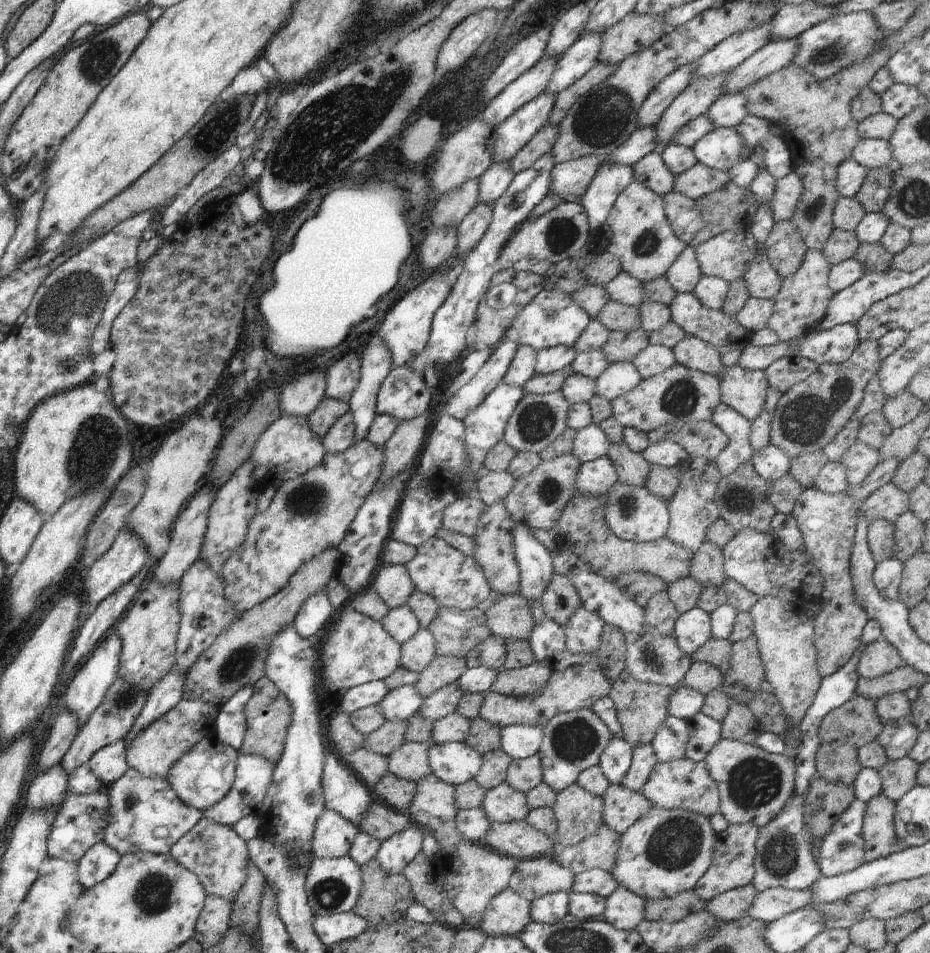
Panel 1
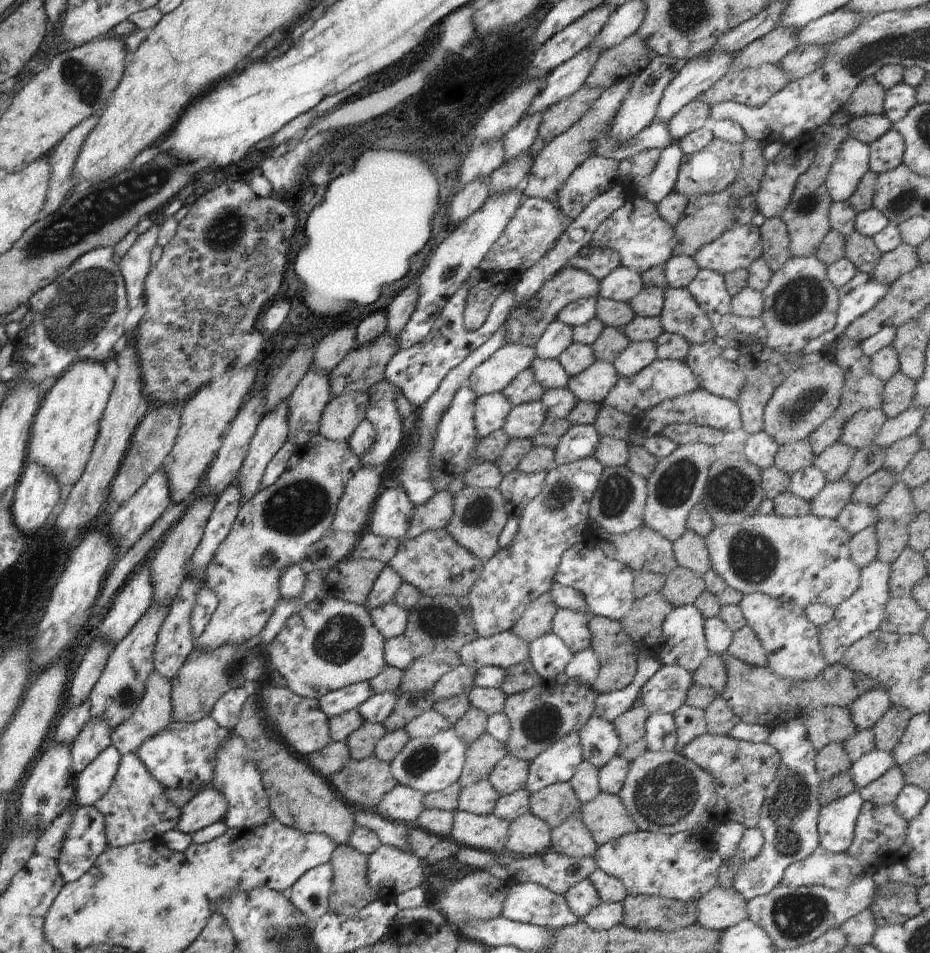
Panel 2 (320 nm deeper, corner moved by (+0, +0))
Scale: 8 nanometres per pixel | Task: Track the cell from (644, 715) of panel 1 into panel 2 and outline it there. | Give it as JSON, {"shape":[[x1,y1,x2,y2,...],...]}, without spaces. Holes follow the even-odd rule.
{"shape":[[639,696,630,710,613,720,616,734,620,737,618,757,625,758,631,763,648,749,645,739,645,722,649,716]]}

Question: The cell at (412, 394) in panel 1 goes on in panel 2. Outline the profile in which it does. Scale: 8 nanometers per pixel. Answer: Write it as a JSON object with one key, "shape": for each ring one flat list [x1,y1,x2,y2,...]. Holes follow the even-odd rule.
{"shape":[[380,382,370,392,369,405,366,409,365,415,375,428,376,438,371,449,365,452,359,459,362,466,377,467,378,465,386,465,388,458,394,456,400,440,402,440,402,419,398,414,395,403,395,392,398,388,390,382]]}

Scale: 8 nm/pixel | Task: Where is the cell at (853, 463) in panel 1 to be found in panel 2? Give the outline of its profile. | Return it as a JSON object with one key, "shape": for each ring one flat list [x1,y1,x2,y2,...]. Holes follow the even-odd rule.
{"shape":[[836,441,832,446,825,448,824,452,815,455,813,466,824,473,827,481,839,481,848,470,856,451,840,441]]}

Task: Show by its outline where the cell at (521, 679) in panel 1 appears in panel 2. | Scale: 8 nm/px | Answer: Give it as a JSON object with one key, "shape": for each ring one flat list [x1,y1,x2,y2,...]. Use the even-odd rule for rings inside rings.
{"shape":[[562,673,554,680,541,680,535,687,510,695,503,713,509,718,511,733,505,742,508,754,530,762,568,733,578,732,595,714,596,692,588,685,576,682]]}

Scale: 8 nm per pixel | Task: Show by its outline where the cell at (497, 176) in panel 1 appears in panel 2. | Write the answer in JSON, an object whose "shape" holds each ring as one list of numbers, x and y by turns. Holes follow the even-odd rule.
{"shape":[[542,113,524,115,502,138,505,160,515,159,530,150,538,134]]}

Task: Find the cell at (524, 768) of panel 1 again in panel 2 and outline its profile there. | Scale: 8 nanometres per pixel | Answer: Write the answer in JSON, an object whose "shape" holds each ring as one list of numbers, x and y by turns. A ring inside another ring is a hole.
{"shape":[[507,754,487,778,499,795,509,795,525,788,529,773,530,762]]}

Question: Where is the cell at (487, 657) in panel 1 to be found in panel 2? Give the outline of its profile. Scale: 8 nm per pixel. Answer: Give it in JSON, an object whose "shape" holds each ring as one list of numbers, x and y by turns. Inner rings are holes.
{"shape":[[510,630,491,637,478,636,457,653,462,665,476,669,490,665,507,669,529,661,529,644]]}

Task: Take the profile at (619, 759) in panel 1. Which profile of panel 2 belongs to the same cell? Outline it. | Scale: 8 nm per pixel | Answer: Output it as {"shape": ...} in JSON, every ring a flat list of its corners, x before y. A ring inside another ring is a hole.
{"shape":[[592,715,578,731,583,760,597,769,617,756,620,737,609,720]]}

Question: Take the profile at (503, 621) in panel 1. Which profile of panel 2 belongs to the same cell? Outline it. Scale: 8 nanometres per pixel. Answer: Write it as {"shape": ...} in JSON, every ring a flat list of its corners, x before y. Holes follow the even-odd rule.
{"shape":[[550,593,541,594,527,606,511,631,530,644,535,638,552,633,552,621,558,609]]}

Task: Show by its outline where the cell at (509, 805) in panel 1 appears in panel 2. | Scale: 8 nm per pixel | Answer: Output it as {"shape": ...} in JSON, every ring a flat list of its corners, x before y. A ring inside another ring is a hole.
{"shape":[[488,779,478,781,461,788,457,809,475,815,492,815,499,796]]}

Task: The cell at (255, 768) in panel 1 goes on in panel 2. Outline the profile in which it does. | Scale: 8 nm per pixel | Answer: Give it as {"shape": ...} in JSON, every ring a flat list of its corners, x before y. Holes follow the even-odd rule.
{"shape":[[207,787,199,791,182,809,176,831,193,834,211,826,226,816,228,802,218,788]]}

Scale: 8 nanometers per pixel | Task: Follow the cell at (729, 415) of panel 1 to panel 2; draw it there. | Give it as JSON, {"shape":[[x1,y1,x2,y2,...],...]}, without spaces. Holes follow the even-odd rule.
{"shape":[[698,386,694,391,677,396,674,399,668,399,658,404,658,406,653,406,650,410,641,413,641,415,635,419,631,436,635,434,636,437,640,436,645,438,660,435,665,426,674,423,710,425,723,432,738,430,738,428,743,426,741,412,735,401,726,397,713,395,711,392]]}

